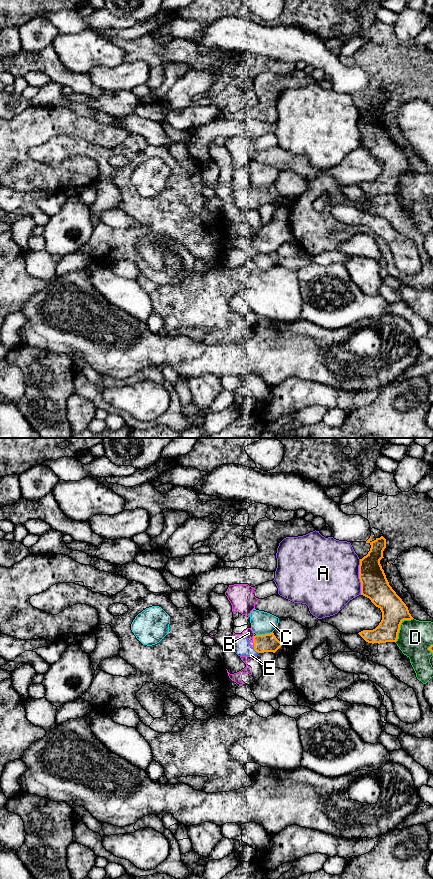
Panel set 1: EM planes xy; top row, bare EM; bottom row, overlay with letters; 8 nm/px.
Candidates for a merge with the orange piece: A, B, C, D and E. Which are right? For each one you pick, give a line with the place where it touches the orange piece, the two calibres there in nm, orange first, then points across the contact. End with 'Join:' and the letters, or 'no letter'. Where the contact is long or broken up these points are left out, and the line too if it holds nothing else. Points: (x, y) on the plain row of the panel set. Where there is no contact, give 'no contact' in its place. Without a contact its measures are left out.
E: contact xy (256, 203); calibres 140 and 140 nm
Join: E

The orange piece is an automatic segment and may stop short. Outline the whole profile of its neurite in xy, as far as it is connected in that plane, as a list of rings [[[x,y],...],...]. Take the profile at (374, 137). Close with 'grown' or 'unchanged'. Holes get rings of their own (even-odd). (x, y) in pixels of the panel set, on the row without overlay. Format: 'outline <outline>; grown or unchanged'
outline [[[381,88],[374,93],[370,93],[370,90],[366,93],[371,97],[370,103],[366,108],[360,111],[359,117],[359,131],[361,134],[361,147],[369,150],[371,154],[378,159],[382,164],[382,172],[379,177],[373,182],[363,182],[358,186],[368,195],[386,195],[396,194],[398,191],[398,185],[400,177],[404,172],[411,172],[413,169],[409,165],[408,159],[402,153],[402,151],[396,146],[396,144],[389,137],[384,122],[380,116],[380,112],[383,109],[383,103],[386,100],[386,91]]]; unchanged

